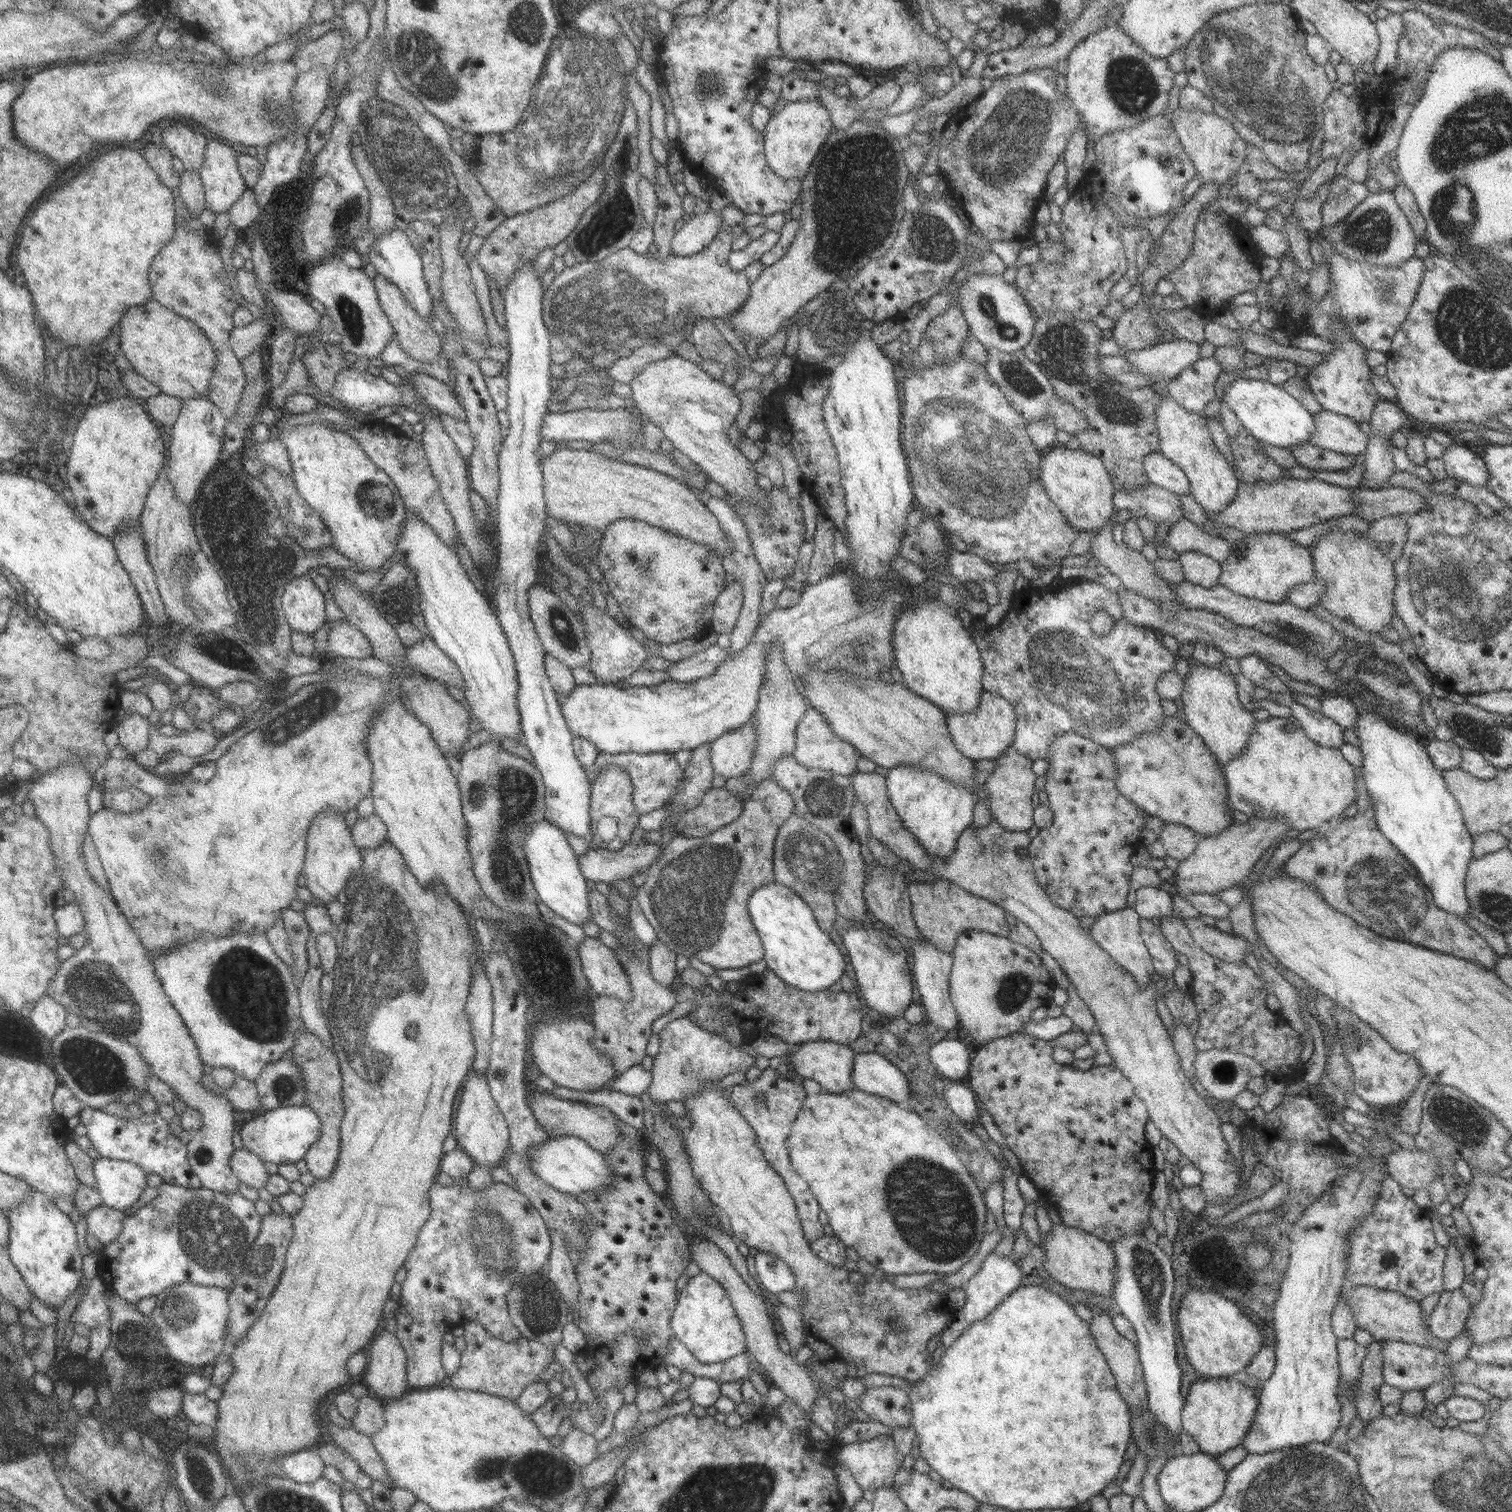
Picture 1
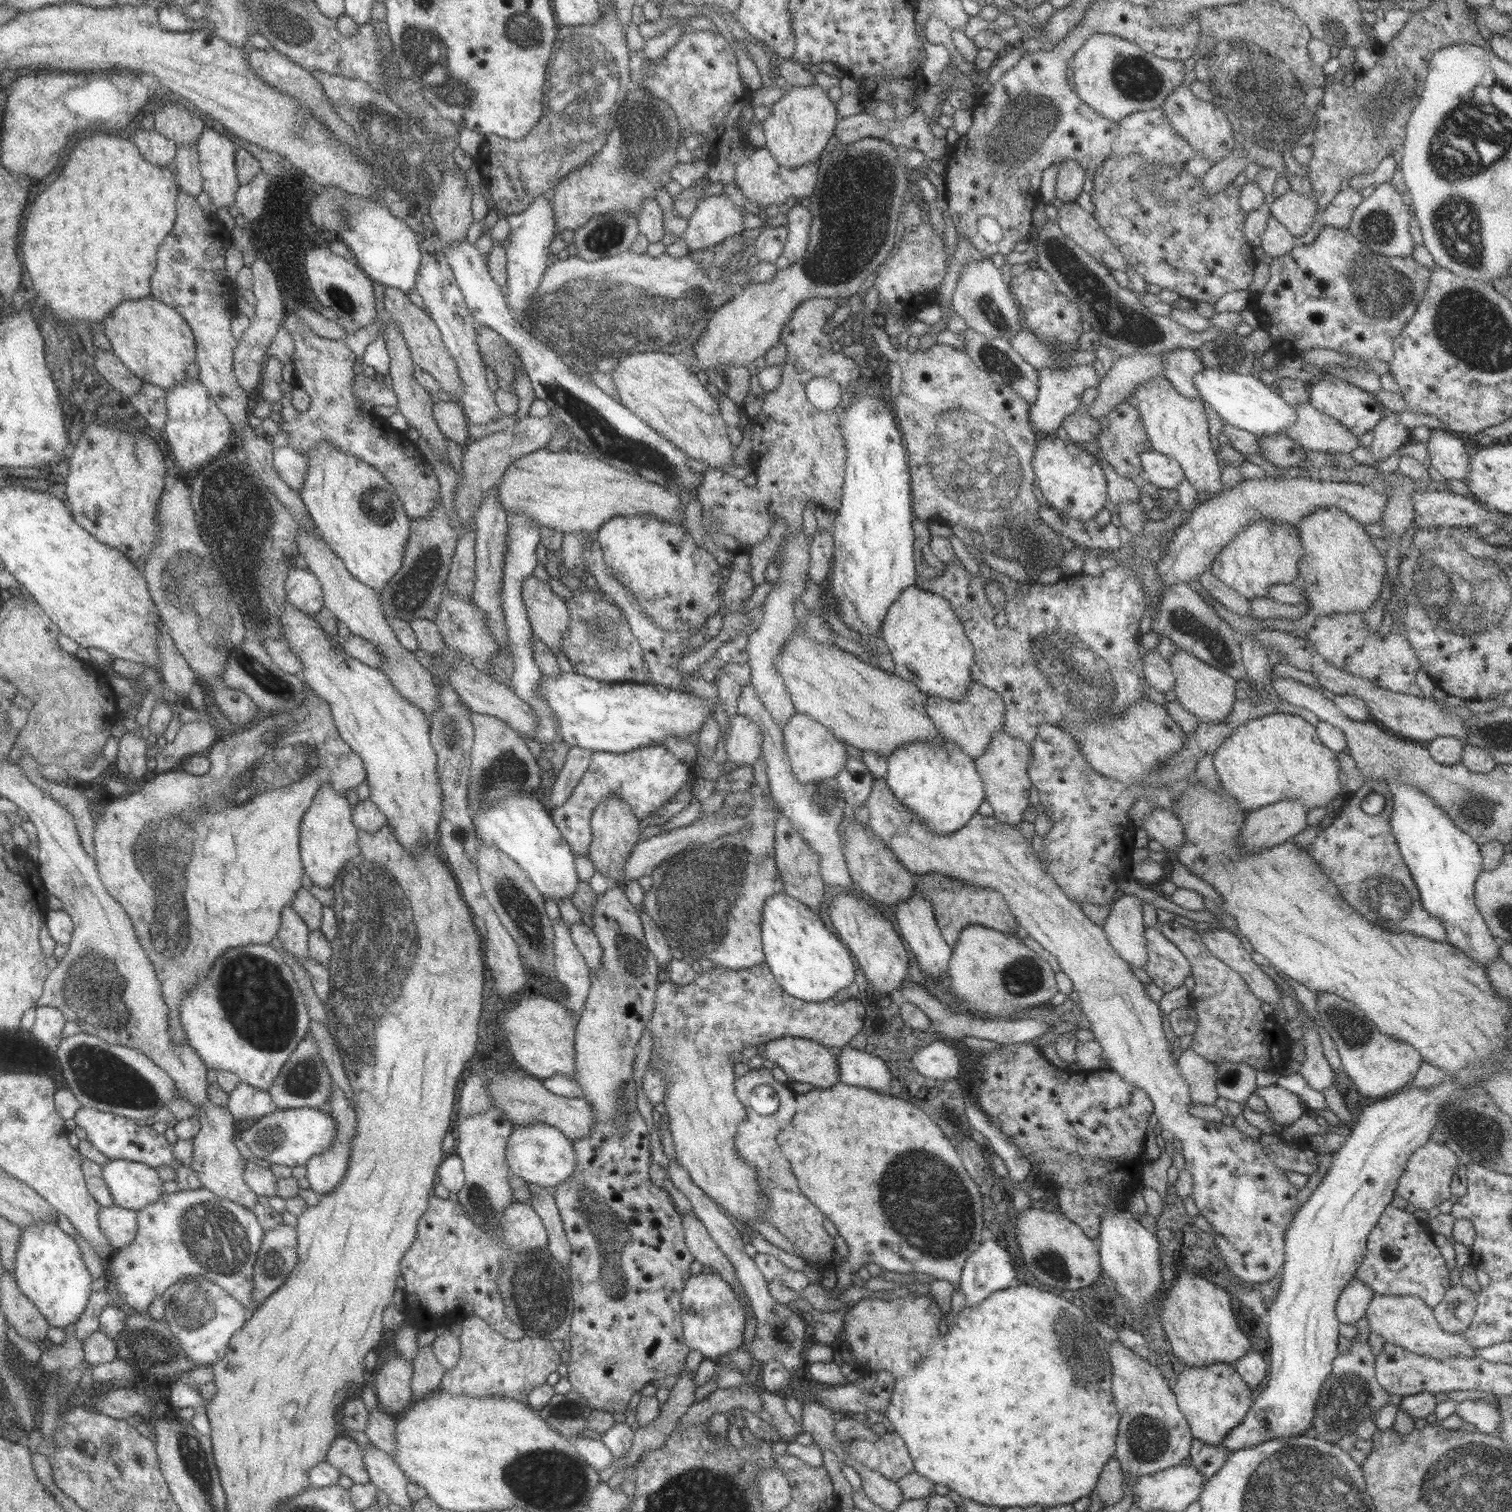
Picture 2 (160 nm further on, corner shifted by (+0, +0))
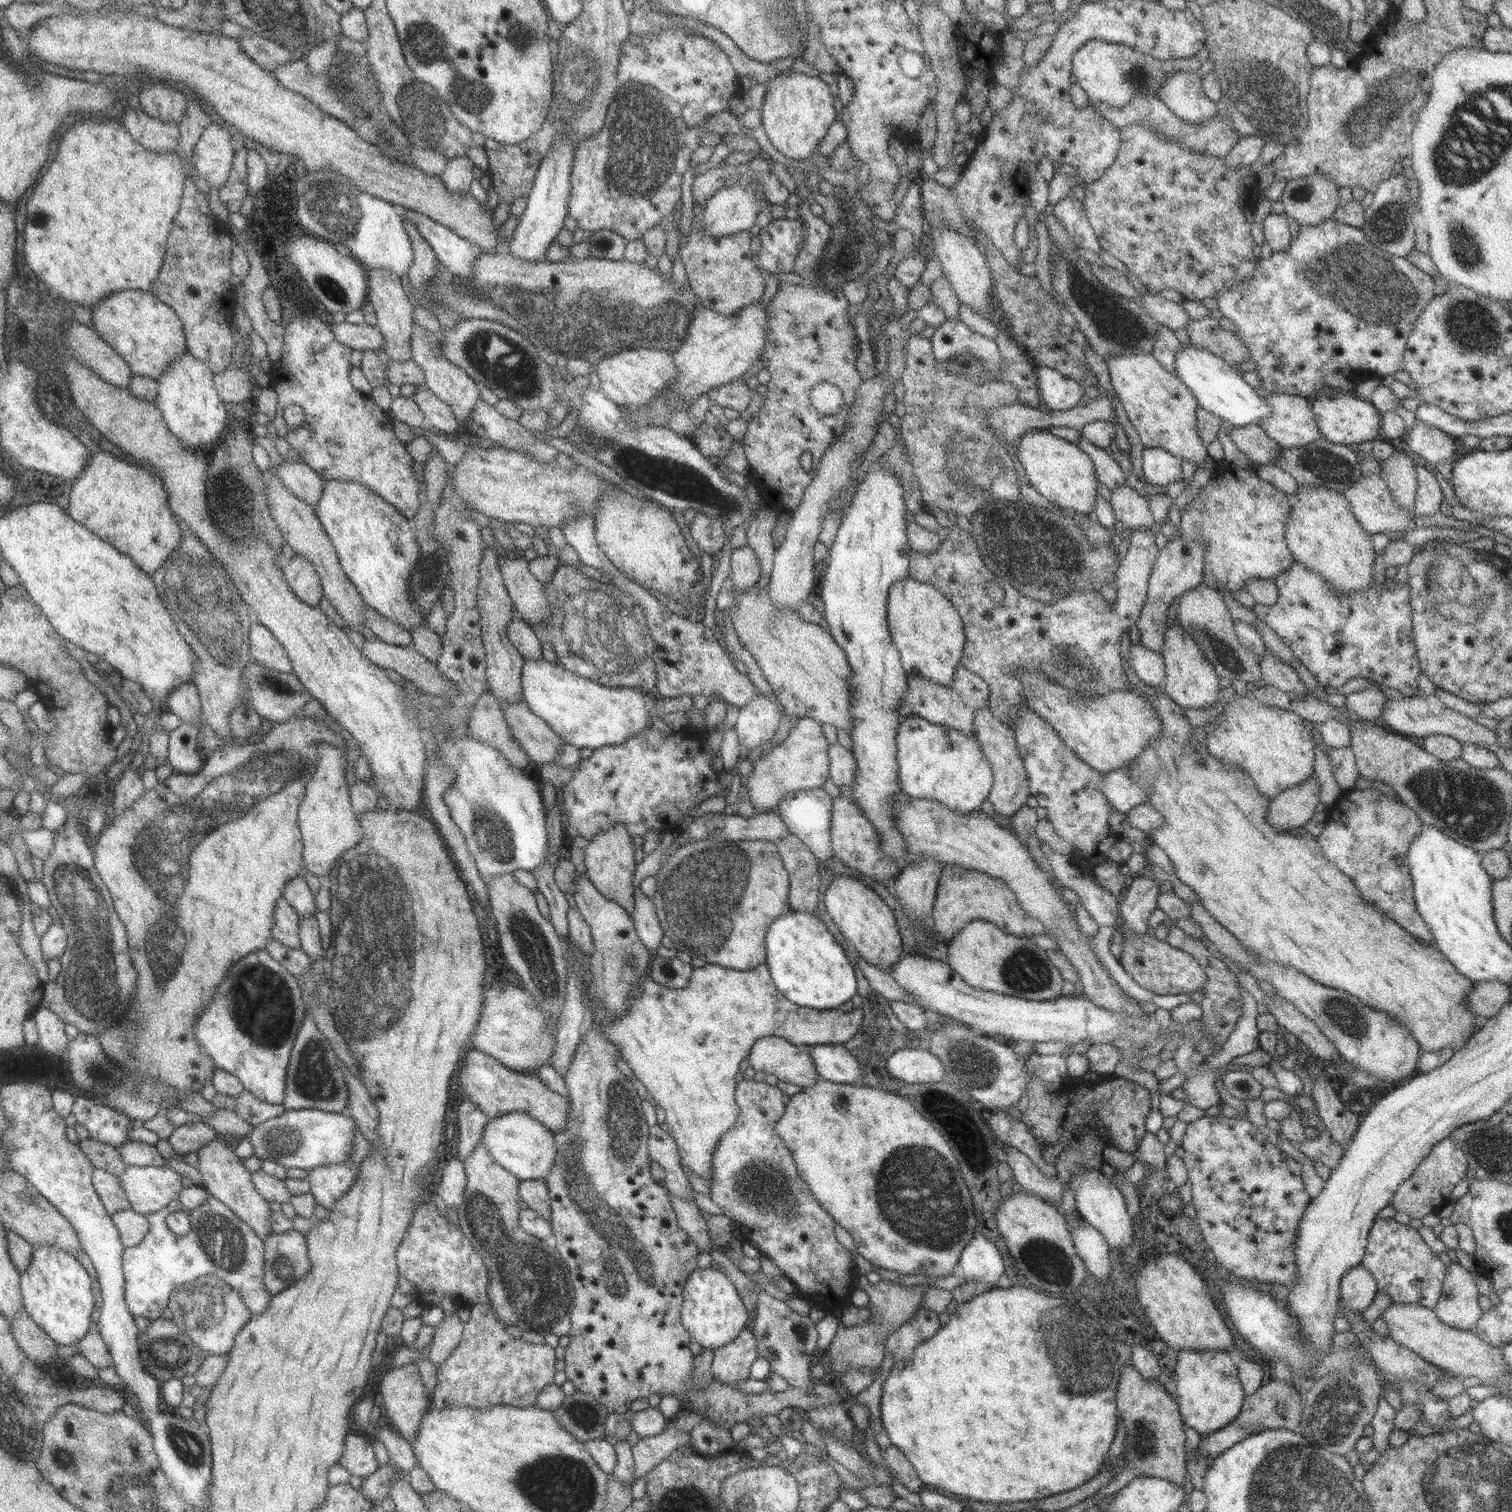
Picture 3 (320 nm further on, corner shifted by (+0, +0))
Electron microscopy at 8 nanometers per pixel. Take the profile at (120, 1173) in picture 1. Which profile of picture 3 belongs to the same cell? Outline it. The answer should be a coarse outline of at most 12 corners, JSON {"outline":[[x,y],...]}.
{"outline":[[129,1166],[120,1176],[132,1209],[152,1215],[180,1201],[185,1174]]}

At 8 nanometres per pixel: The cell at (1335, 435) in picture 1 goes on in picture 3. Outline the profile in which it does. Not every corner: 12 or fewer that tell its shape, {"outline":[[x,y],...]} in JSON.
{"outline":[[1272,393],[1257,424],[1281,448],[1323,438],[1307,398]]}

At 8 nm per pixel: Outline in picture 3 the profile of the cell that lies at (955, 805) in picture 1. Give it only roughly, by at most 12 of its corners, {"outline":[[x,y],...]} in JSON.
{"outline":[[913,714],[896,734],[901,792],[980,809],[993,770],[978,739]]}

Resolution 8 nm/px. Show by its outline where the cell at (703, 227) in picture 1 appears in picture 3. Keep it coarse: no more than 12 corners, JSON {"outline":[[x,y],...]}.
{"outline":[[753,183],[722,187],[705,202],[710,236],[749,231],[762,208]]}

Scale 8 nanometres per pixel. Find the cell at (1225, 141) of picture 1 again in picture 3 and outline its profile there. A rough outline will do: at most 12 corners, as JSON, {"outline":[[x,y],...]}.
{"outline":[[1174,71],[1157,96],[1178,118],[1206,122],[1221,109],[1198,73]]}

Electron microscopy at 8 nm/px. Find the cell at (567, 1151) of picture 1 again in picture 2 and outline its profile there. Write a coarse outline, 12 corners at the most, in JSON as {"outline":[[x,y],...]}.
{"outline":[[544,1123],[518,1125],[512,1175],[548,1189],[577,1163],[572,1140]]}

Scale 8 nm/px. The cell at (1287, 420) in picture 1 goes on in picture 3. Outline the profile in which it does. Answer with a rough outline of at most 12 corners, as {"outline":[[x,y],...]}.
{"outline":[[1182,343],[1174,368],[1197,404],[1234,427],[1271,415],[1230,363]]}

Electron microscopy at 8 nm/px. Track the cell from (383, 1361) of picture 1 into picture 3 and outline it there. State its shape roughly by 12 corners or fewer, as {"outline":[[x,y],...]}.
{"outline":[[412,1361],[379,1384],[386,1414],[408,1442],[416,1440],[430,1393]]}

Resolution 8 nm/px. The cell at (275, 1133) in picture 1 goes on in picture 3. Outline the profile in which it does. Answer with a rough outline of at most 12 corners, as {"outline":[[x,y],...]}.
{"outline":[[287,1110],[249,1134],[254,1154],[288,1168],[344,1164],[356,1121]]}

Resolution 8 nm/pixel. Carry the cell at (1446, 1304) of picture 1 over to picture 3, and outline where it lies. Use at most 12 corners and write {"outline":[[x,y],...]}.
{"outline":[[1446,1270],[1435,1311],[1458,1330],[1482,1316],[1472,1272]]}

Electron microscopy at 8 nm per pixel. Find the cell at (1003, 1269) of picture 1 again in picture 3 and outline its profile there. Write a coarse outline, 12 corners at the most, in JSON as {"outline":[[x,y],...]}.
{"outline":[[972,1240],[961,1252],[966,1281],[997,1286],[1005,1272],[990,1240]]}

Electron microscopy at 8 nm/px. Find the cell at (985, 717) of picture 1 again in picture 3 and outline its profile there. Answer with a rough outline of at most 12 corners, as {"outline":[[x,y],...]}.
{"outline":[[962,664],[949,685],[907,676],[917,716],[976,736],[989,684]]}

